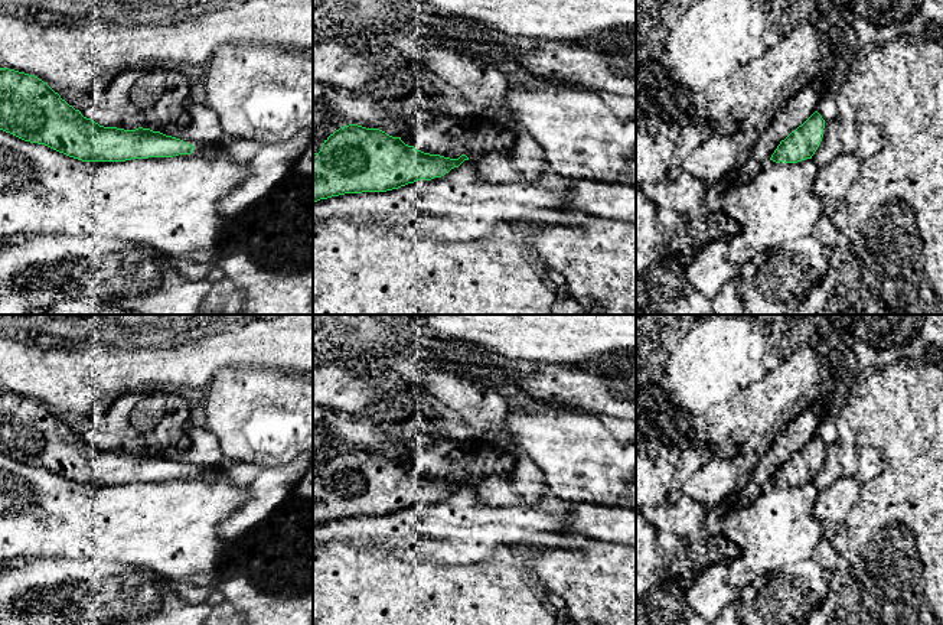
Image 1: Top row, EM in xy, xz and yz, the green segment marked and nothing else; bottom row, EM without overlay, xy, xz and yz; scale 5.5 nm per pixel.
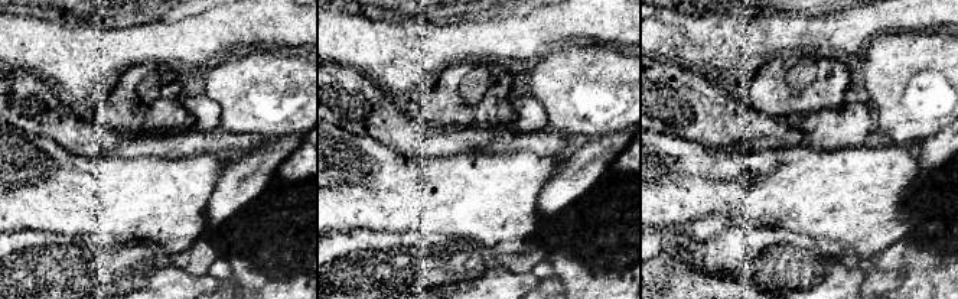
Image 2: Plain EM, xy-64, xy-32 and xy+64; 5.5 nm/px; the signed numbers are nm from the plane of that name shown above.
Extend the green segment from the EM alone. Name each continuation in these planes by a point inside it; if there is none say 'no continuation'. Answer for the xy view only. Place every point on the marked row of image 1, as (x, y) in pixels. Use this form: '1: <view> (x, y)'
1: xy (215, 150)

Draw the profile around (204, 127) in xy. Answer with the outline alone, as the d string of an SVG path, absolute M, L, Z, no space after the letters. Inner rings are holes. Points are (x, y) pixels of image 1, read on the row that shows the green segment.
M189 102L187 111L190 117L186 124L169 124L160 133L198 146L218 143L222 139L219 115L211 107L202 102Z

